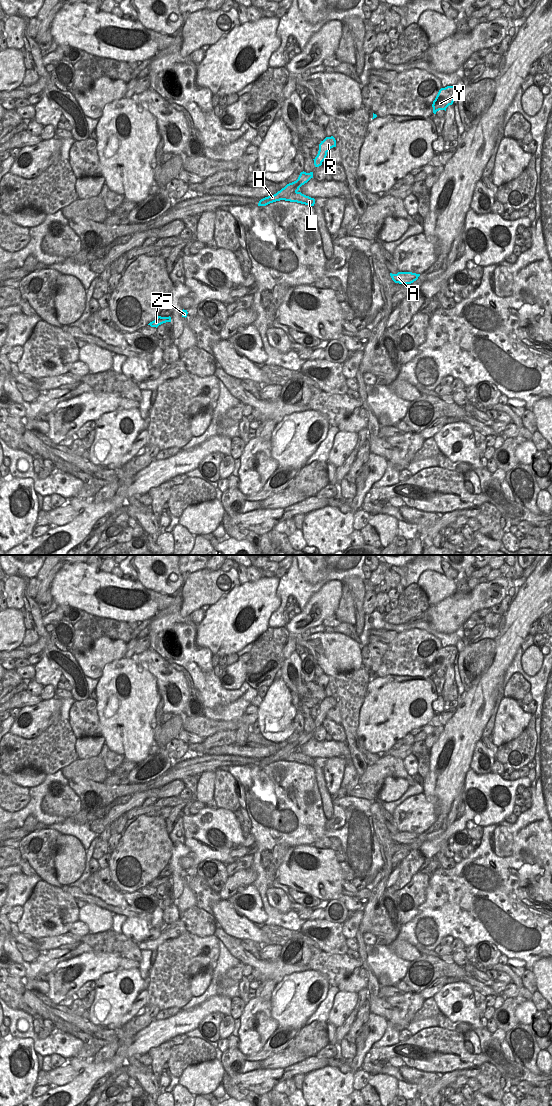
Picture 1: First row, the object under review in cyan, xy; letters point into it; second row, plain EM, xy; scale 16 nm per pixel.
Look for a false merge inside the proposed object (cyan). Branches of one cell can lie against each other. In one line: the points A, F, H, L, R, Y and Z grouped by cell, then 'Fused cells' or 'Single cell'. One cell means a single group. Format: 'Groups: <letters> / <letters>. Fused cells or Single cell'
Groups: A L / F H R Y Z. Fused cells.

